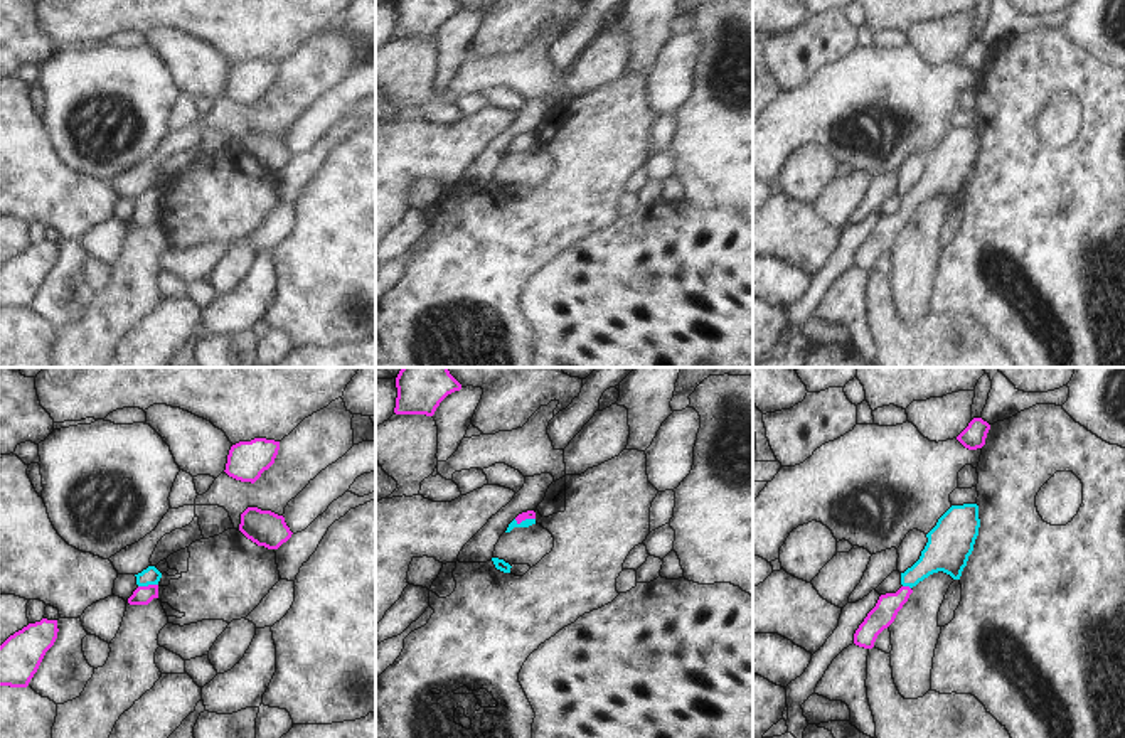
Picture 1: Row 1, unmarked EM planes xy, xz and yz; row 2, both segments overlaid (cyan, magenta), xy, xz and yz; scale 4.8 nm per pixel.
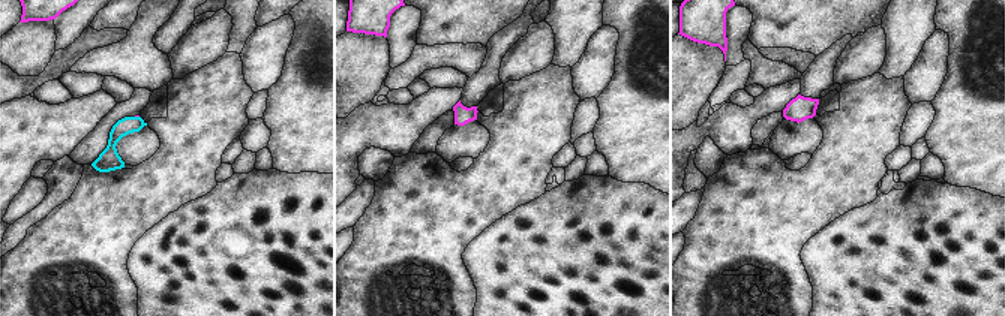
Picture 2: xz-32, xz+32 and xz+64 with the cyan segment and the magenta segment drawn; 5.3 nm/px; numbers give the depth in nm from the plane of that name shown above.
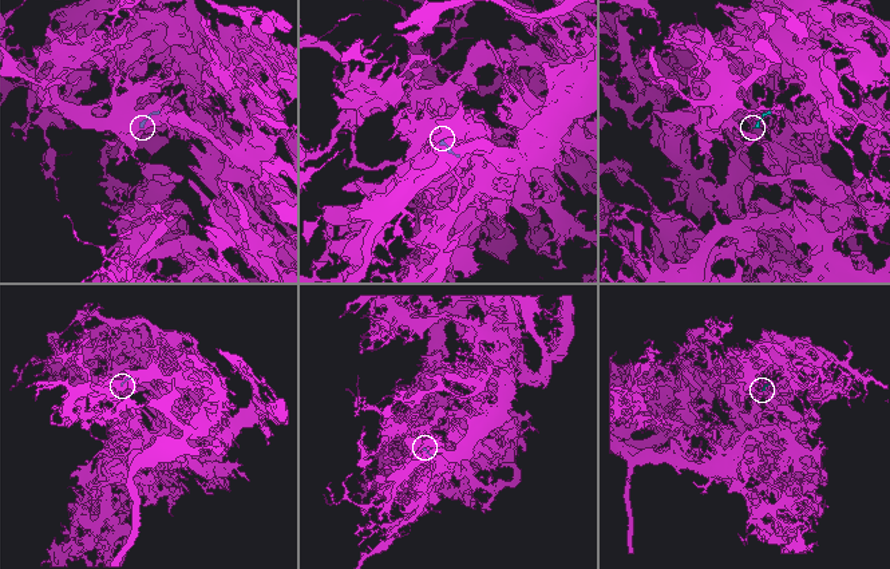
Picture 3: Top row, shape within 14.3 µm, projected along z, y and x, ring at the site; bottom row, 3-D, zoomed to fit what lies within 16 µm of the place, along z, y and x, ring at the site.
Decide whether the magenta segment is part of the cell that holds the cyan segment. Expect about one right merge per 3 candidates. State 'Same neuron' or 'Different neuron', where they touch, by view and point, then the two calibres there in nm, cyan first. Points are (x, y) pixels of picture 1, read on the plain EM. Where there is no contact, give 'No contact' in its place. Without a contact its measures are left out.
Same neuron. Touches cyan at xy (147, 208). Thickness 80 nm (cyan) against 90 nm

